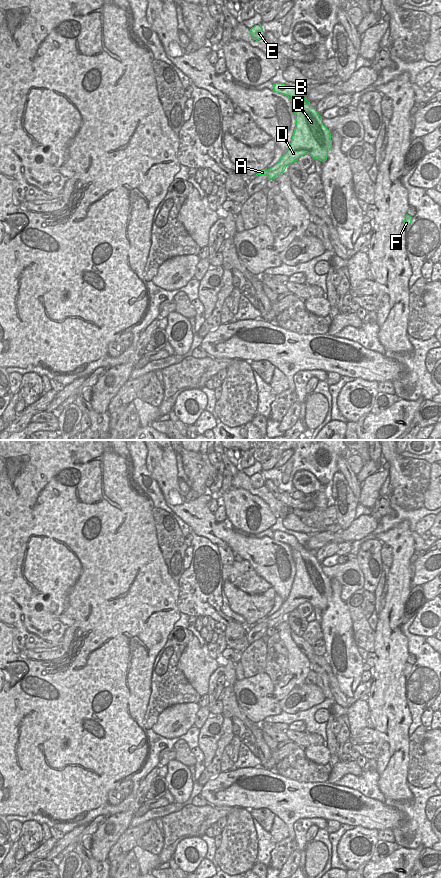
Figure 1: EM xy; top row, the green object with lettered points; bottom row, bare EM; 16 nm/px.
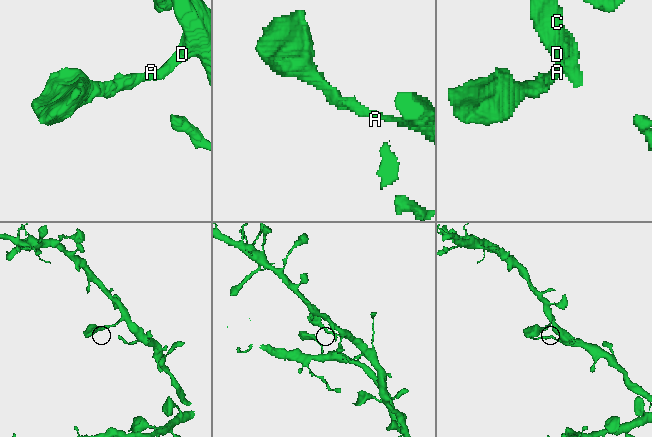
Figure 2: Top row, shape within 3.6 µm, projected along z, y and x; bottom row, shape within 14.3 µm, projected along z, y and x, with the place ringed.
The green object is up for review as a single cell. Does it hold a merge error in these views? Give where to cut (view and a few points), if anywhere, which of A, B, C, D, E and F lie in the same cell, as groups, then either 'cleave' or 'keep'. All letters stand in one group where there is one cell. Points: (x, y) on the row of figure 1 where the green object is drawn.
no cut | A B C D E F | keep

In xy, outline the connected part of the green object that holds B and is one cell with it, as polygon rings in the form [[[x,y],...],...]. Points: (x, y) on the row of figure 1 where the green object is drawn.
[[[275,83],[273,91],[291,99],[296,126],[289,148],[280,160],[270,169],[265,168],[256,174],[256,176],[266,175],[268,180],[275,180],[287,166],[305,154],[325,162],[332,148],[331,131],[323,125],[322,117],[310,102],[301,97],[293,87],[285,84]]]

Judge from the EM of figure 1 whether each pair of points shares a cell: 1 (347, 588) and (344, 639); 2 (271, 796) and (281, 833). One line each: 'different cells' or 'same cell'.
1: different cells
2: different cells

